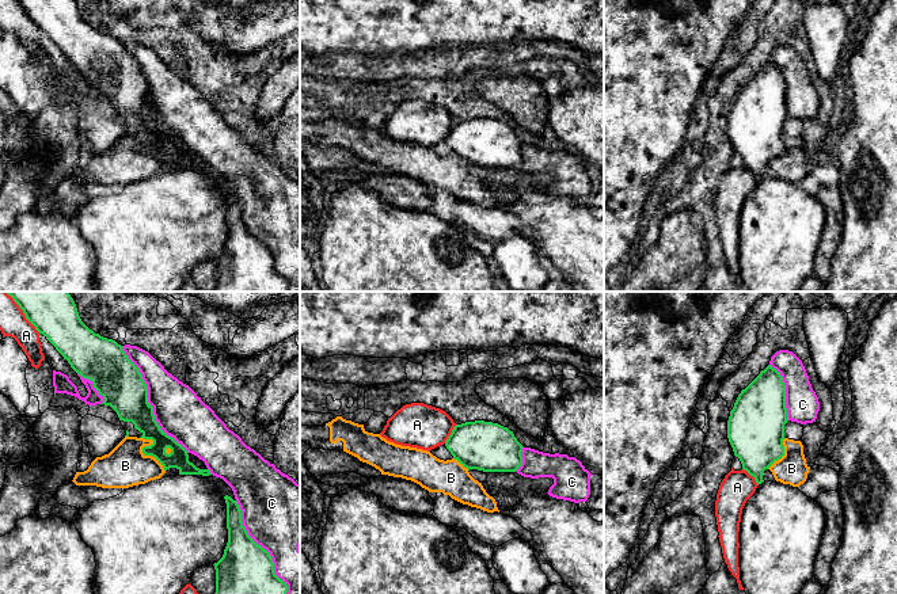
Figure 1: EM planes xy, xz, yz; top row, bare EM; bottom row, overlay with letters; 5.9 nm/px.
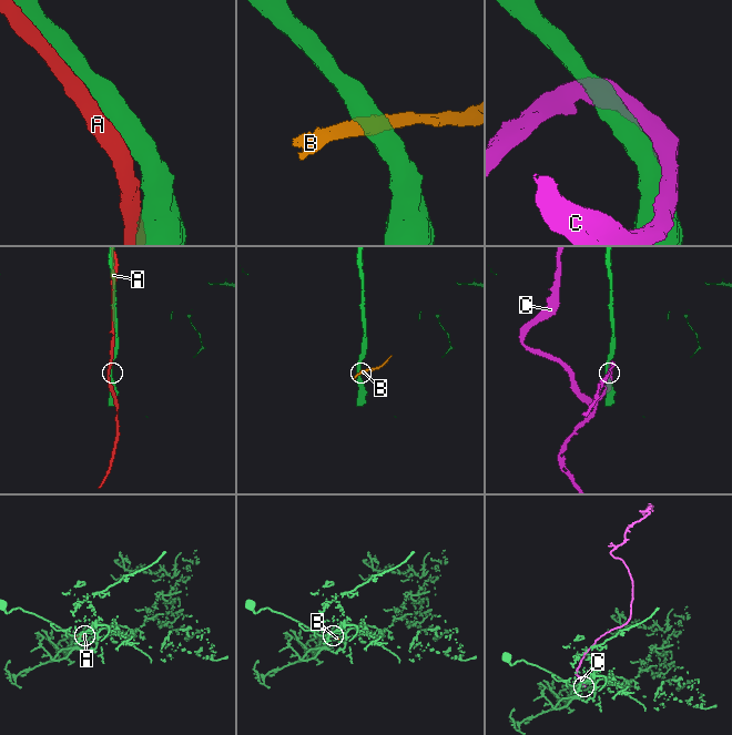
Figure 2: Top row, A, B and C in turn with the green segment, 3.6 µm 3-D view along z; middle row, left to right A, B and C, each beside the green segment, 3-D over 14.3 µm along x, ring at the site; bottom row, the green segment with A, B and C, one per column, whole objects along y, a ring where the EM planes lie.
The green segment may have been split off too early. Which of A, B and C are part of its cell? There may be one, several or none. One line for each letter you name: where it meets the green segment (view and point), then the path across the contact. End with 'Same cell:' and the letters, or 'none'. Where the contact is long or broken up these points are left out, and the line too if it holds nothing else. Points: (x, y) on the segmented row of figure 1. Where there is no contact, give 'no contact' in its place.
Same cell: none

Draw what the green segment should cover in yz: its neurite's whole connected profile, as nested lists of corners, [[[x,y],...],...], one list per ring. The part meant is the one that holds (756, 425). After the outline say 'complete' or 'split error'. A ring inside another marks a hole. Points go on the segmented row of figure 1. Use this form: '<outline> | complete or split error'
[[[768,365],[738,395],[727,420],[727,438],[742,469],[761,484],[763,472],[784,456],[786,385]]] | complete

